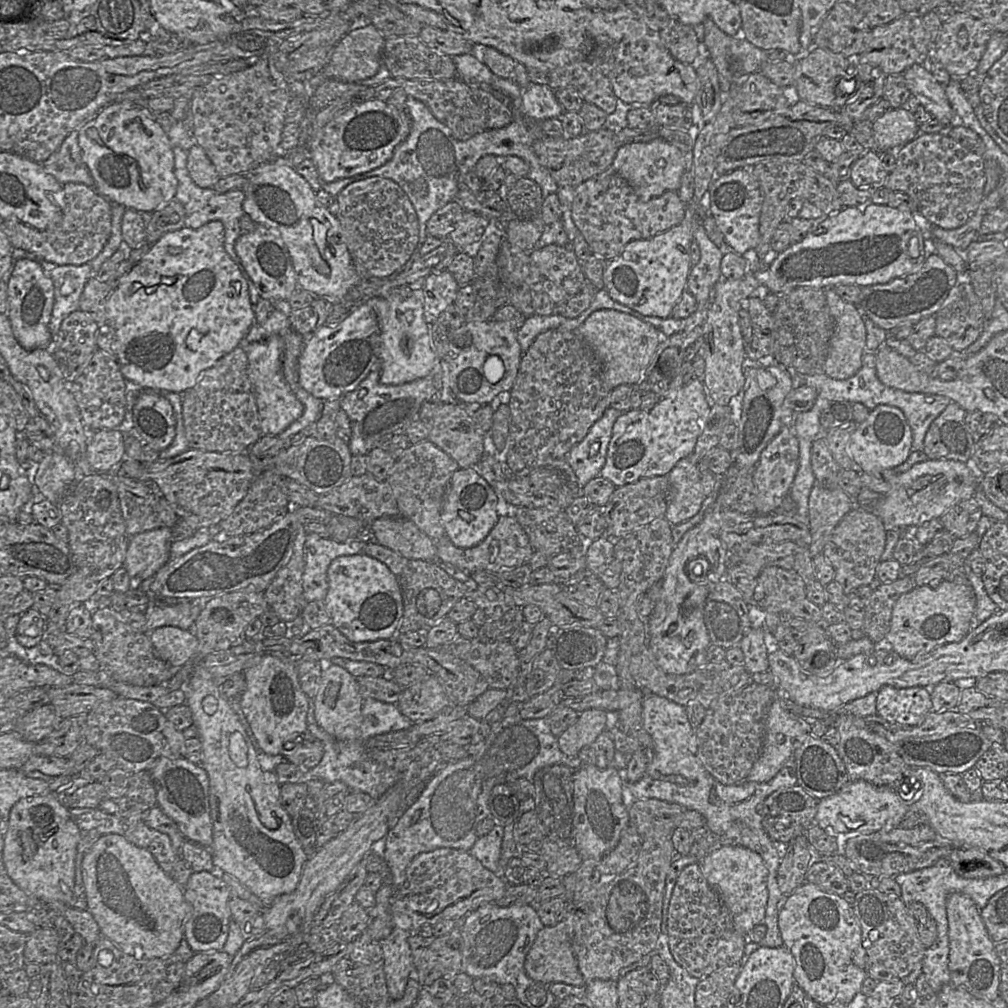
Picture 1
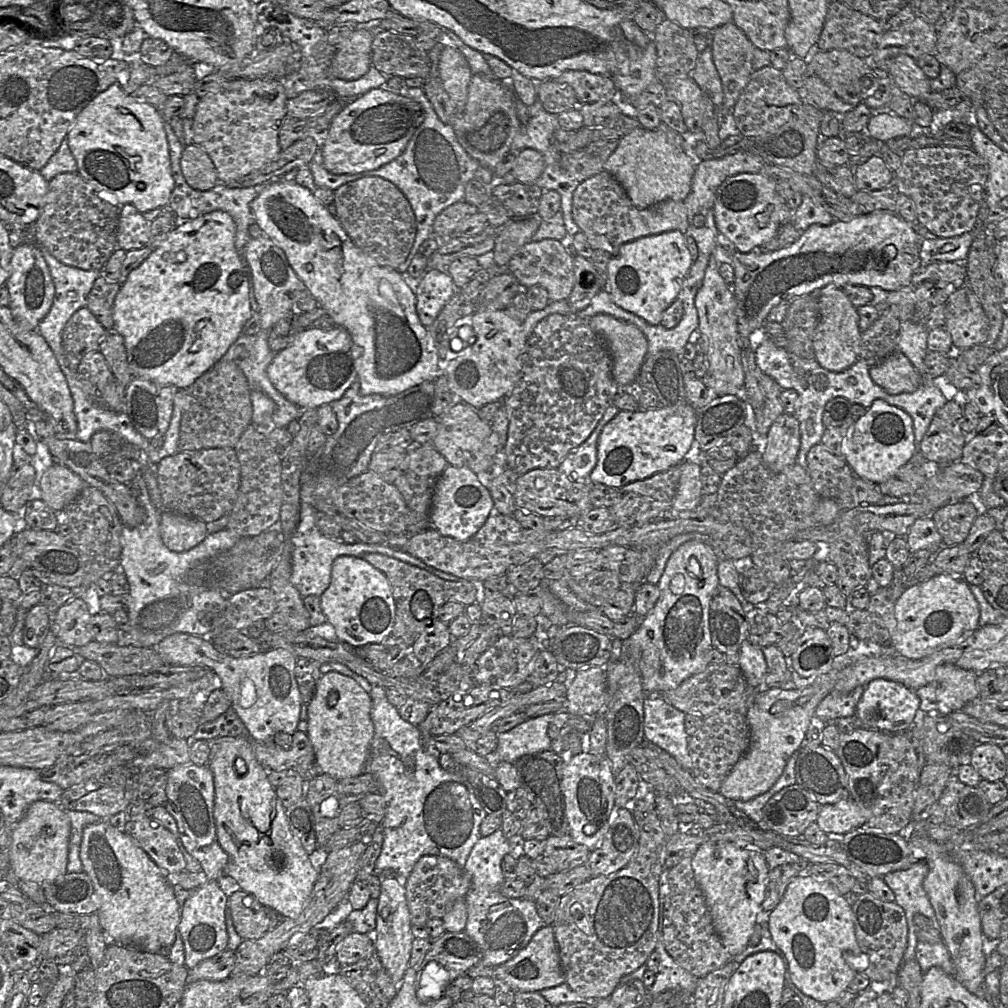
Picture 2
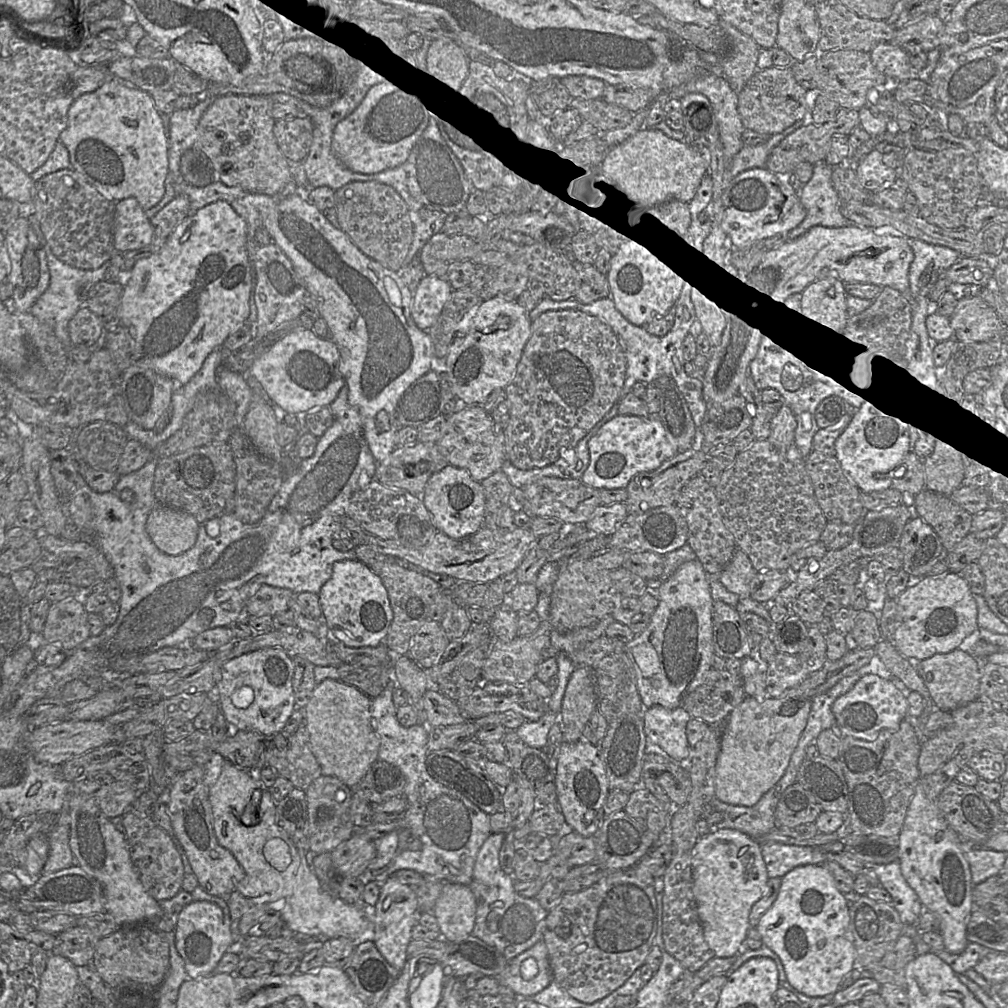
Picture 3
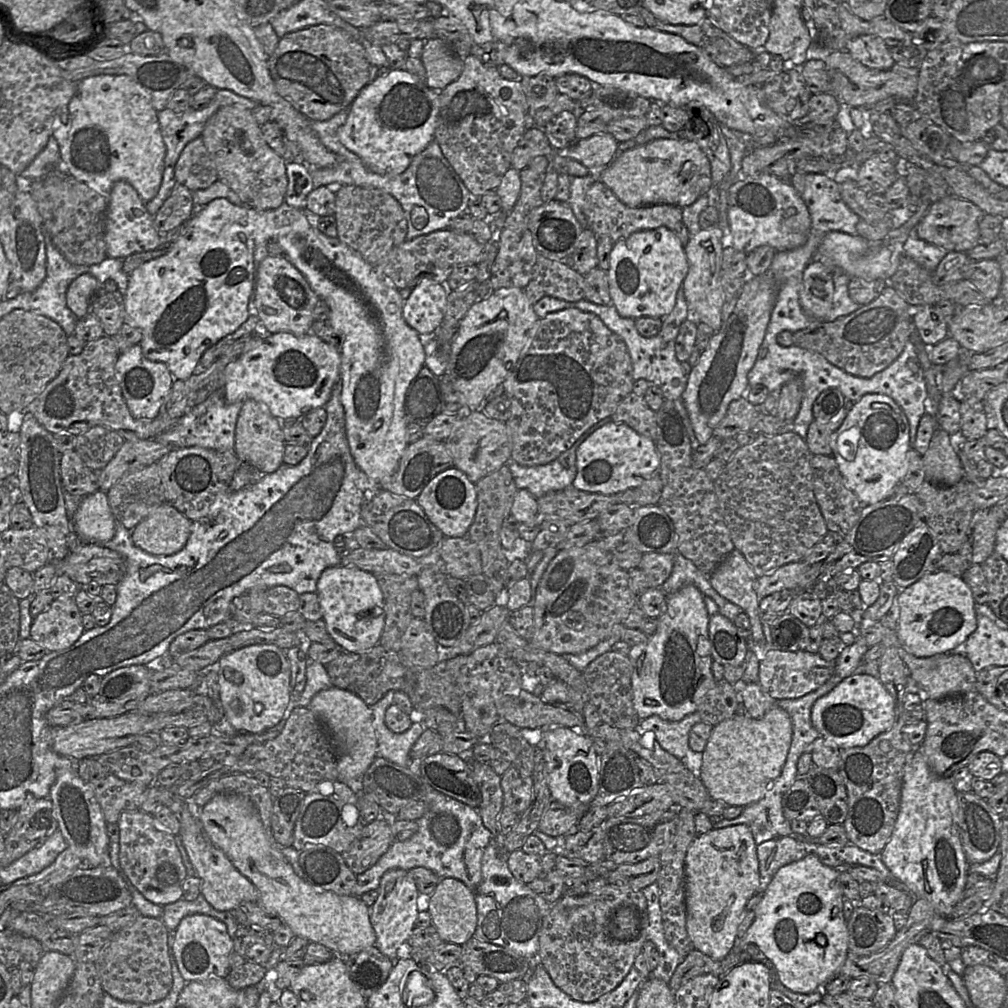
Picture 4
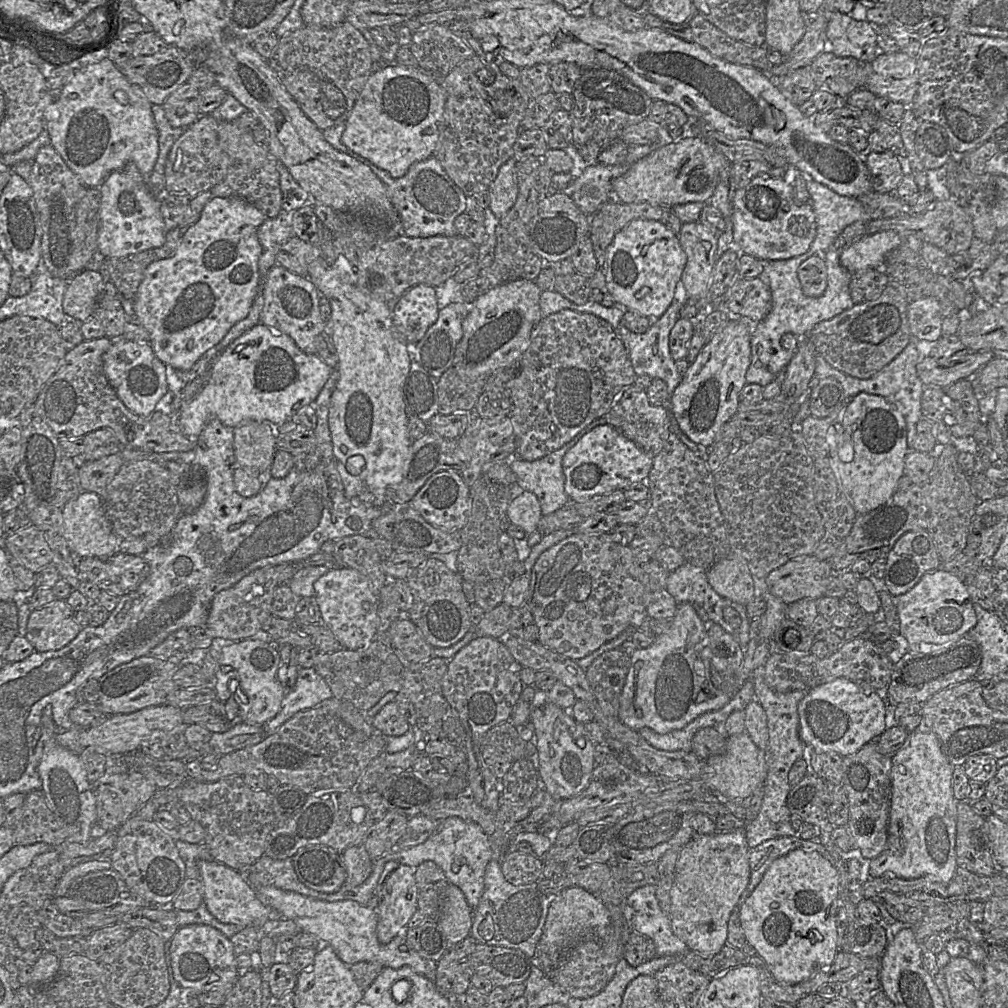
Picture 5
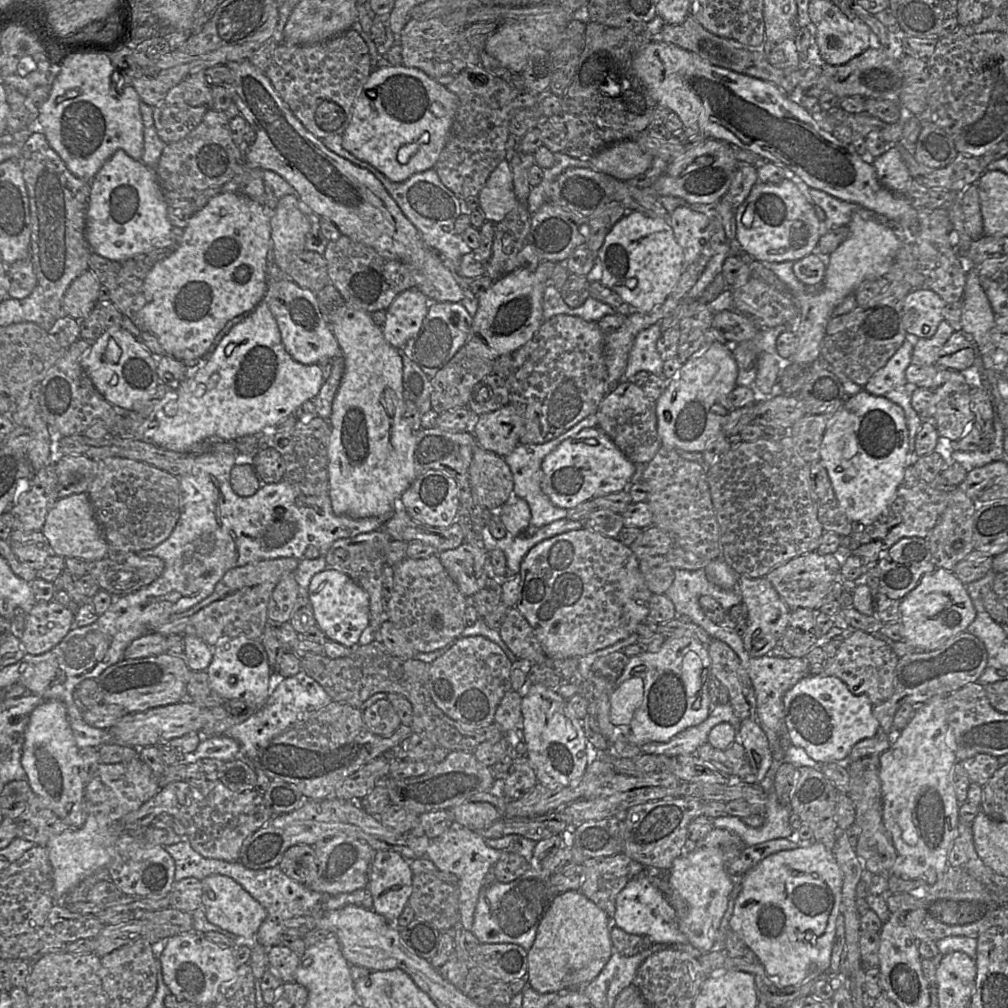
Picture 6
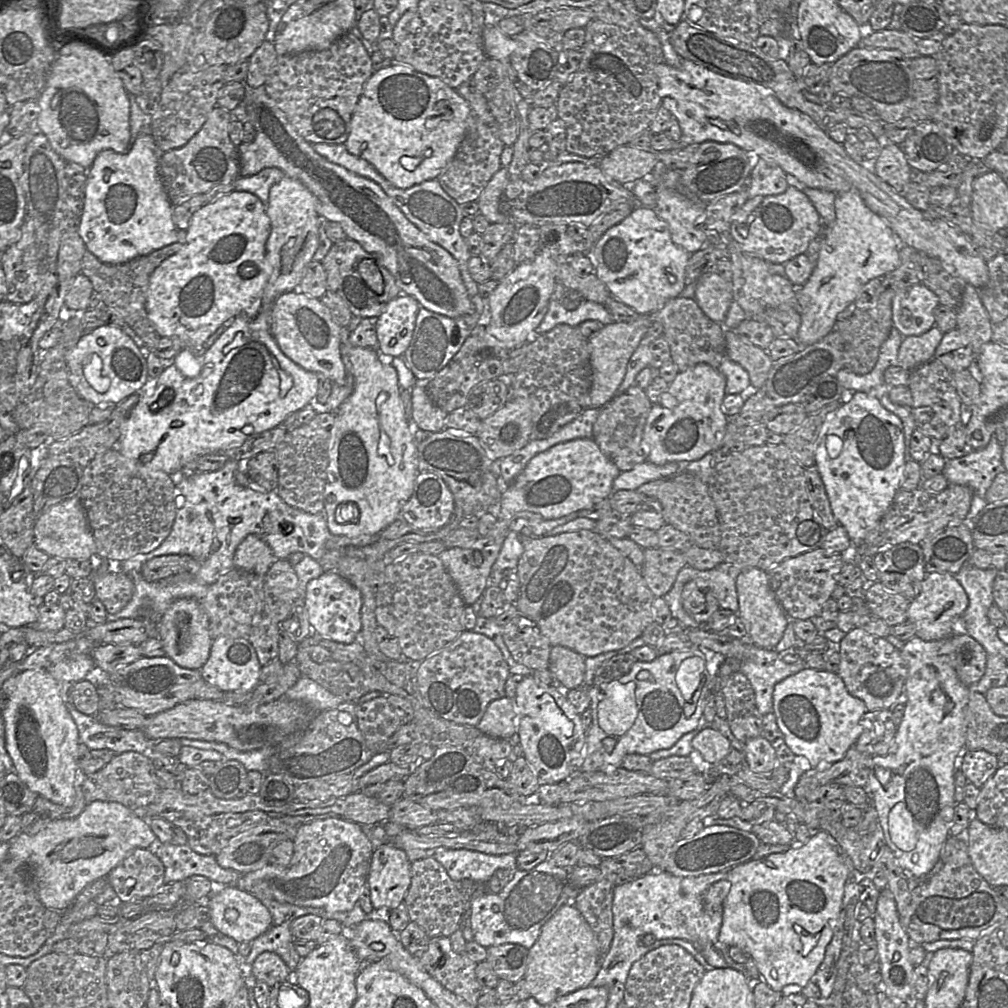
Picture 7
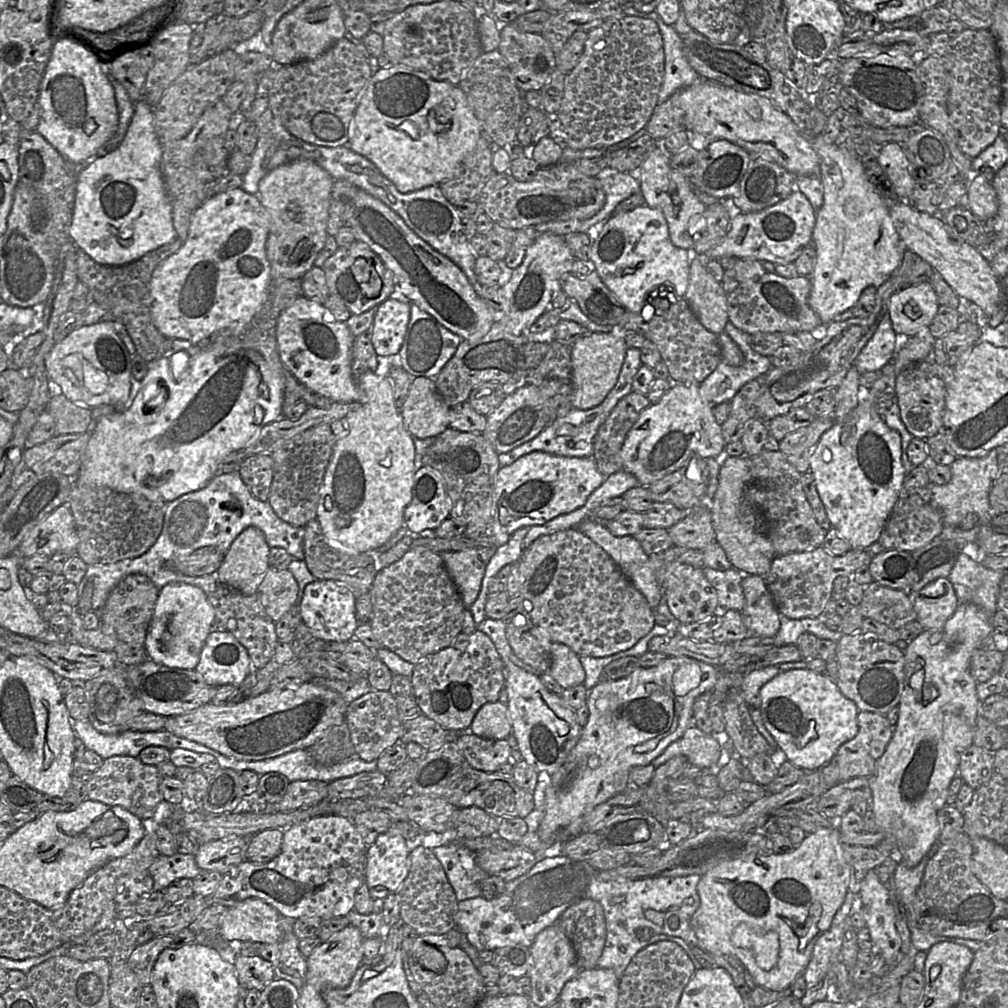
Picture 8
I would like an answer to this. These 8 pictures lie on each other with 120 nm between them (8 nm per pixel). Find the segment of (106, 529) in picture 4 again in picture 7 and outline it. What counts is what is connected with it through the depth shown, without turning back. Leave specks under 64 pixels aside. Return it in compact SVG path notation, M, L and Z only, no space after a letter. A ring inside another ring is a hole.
M78 496L53 505L41 514L34 525L34 545L49 557L66 560L88 560L96 554L96 544Z

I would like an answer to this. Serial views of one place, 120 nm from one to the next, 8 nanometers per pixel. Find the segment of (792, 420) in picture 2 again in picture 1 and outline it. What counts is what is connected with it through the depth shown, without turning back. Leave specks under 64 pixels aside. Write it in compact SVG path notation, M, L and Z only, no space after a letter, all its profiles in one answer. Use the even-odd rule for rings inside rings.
M793 423L791 427L784 427L766 446L762 451L758 464L755 466L753 481L754 481L754 503L757 514L773 513L780 507L784 499L789 496L795 475L799 467L799 441L793 430Z

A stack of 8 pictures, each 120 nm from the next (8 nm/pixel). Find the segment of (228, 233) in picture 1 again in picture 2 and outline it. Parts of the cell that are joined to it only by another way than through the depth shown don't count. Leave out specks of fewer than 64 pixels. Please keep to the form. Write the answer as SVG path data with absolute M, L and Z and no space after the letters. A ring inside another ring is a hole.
M164 120L164 129L167 135L167 141L169 145L169 154L171 161L171 172L174 179L174 188L170 195L168 207L175 213L180 221L188 221L197 218L200 215L220 210L228 213L234 220L236 224L236 236L235 236L235 248L241 260L241 264L248 278L248 288L249 288L249 300L250 307L253 312L259 313L259 306L255 298L254 282L249 268L248 262L245 257L244 247L250 239L248 233L248 228L251 224L255 223L254 216L250 209L250 203L260 194L260 192L269 184L277 181L263 183L260 185L255 185L246 188L234 188L224 183L217 183L213 188L208 191L199 191L191 188L182 173L181 169L181 156L184 150L183 143L175 135L170 122Z

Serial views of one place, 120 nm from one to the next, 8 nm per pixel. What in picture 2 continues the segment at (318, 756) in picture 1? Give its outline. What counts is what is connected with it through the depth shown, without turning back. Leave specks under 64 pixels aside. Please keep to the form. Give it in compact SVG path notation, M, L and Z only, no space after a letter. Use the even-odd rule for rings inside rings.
M295 731L288 749L280 748L274 743L273 737L250 742L257 761L266 770L306 771L315 764L313 745L305 732Z

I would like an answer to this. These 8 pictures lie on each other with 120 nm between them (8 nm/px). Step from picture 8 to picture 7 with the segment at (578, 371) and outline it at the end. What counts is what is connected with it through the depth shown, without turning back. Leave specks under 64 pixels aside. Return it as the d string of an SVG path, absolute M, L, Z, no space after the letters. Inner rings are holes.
M642 315L642 317L632 323L613 322L605 325L588 338L592 368L589 408L601 409L616 396L616 390L623 381L629 359L652 323L649 315Z

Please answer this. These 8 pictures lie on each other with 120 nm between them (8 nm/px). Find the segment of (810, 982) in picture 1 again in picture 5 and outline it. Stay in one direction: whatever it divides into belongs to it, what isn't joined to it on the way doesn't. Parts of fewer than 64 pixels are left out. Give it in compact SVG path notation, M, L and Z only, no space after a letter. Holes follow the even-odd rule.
M792 850L774 860L740 909L740 922L746 941L766 962L781 984L795 985L829 968L840 951L837 913L840 875L833 864L817 851Z

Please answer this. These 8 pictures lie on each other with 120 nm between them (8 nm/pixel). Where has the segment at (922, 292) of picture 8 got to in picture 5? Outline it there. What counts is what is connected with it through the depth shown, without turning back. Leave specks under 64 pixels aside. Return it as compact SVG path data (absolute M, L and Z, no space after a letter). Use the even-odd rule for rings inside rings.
M923 297L908 305L908 324L911 334L921 340L936 342L942 337L940 300Z

